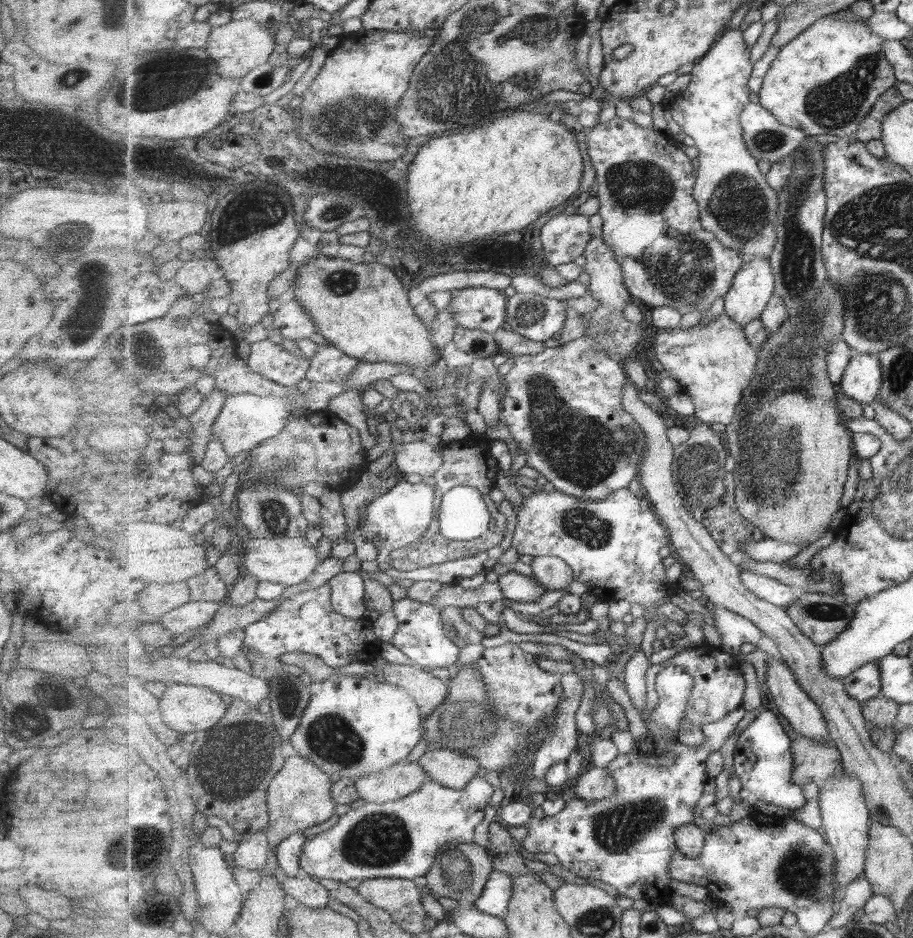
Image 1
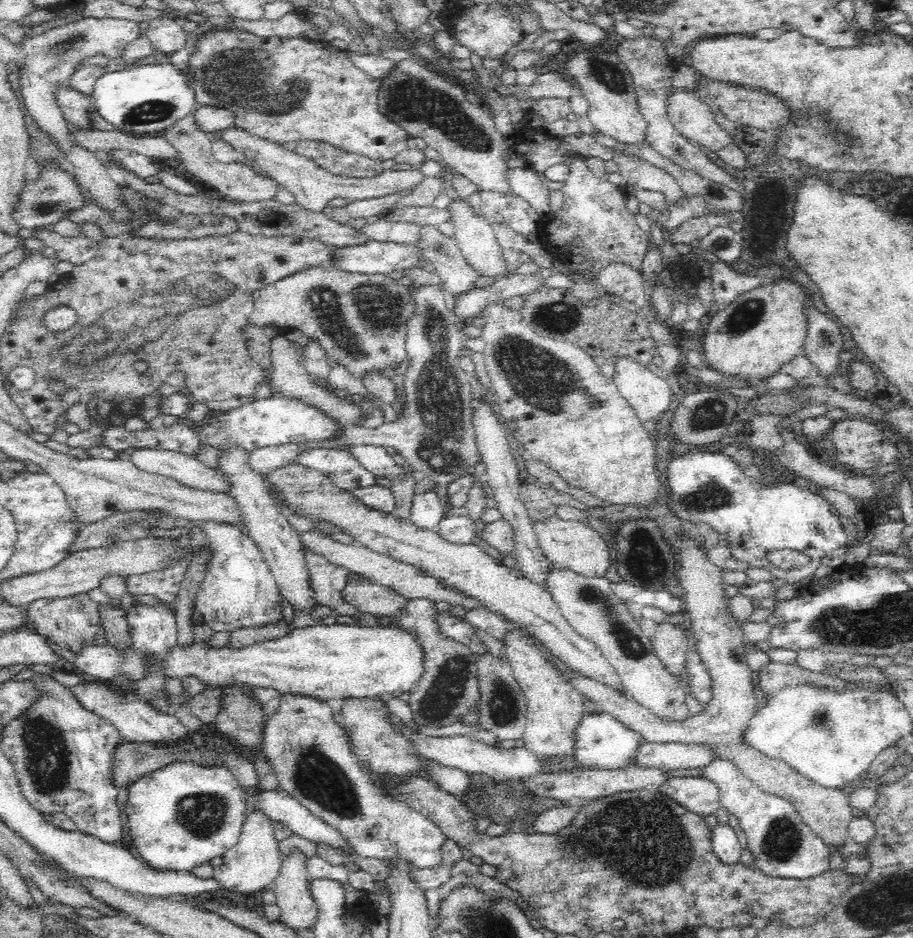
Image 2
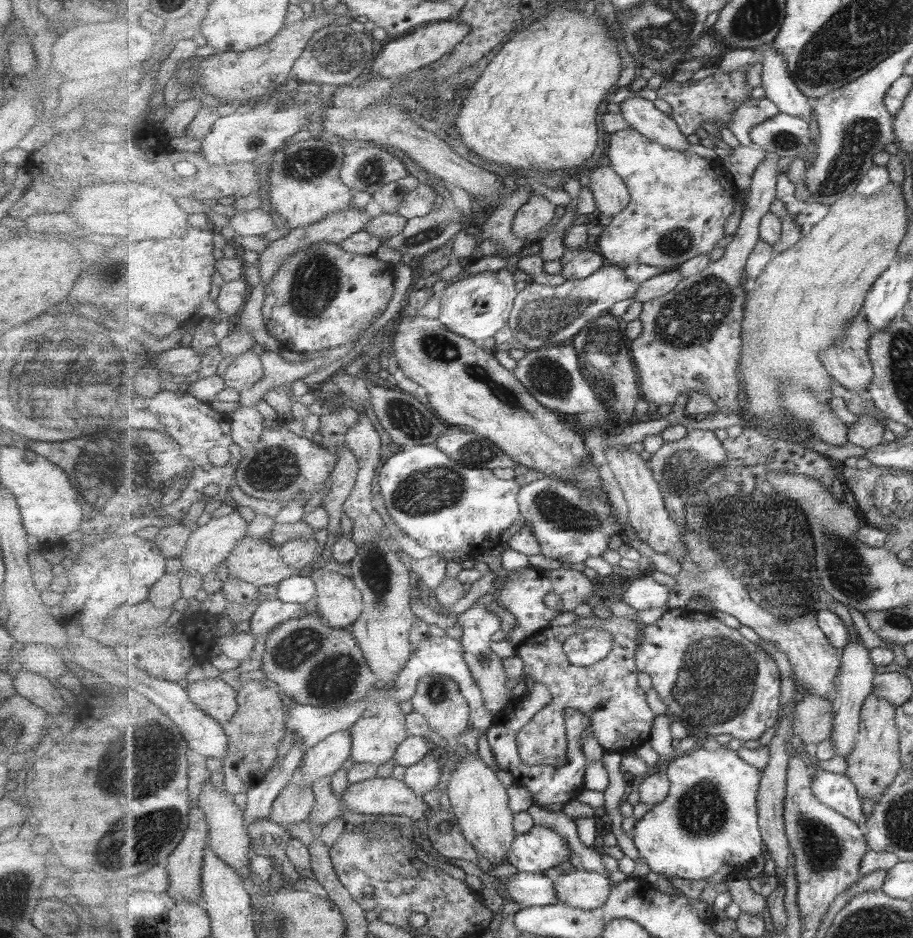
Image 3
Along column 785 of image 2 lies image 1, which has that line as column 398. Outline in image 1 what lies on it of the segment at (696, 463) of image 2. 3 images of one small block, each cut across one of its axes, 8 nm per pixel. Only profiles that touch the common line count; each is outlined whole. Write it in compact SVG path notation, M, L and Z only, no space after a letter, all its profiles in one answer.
M400 479L400 483L387 493L368 505L367 519L361 530L363 530L367 541L375 543L377 547L379 570L393 577L394 582L396 582L397 579L409 578L409 574L407 571L396 570L391 567L389 564L391 552L405 548L411 542L417 542L425 534L427 526L435 520L435 514L439 512L437 506L440 497L436 485L430 486L422 482L411 483L404 479Z

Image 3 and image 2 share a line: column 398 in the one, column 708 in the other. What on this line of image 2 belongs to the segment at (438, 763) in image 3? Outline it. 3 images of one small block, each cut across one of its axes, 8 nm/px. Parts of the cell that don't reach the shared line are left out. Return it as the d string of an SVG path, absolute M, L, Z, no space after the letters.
M712 759L701 772L702 777L712 780L720 787L721 806L739 819L739 826L747 837L755 870L770 877L798 880L818 877L826 872L831 856L828 846L802 820L791 802L762 792L730 762Z

